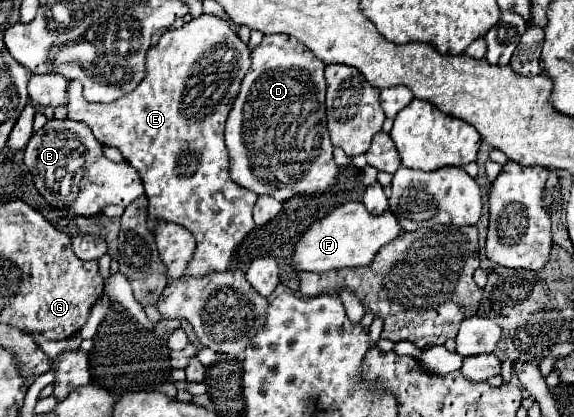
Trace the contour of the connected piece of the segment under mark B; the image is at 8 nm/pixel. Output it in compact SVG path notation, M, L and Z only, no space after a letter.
M50 119L40 131L36 131L26 149L24 163L34 175L36 189L56 209L70 209L76 215L94 215L106 205L130 205L144 195L144 185L138 171L122 163L112 163L102 153L102 143L92 135L86 123L72 119Z

